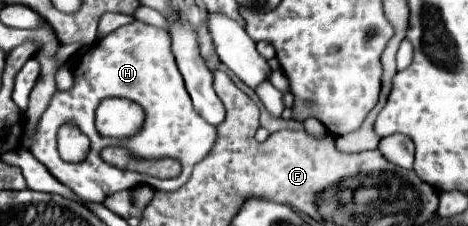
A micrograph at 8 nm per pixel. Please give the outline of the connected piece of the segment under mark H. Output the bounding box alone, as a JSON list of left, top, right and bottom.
[21,21,217,203]

